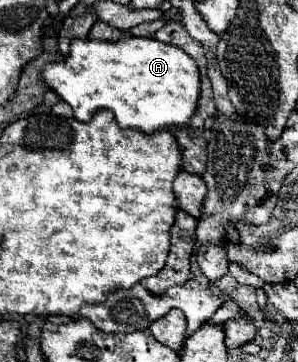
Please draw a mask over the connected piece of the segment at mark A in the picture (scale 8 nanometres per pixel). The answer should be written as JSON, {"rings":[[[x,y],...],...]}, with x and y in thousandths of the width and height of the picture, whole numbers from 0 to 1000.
{"rings":[[[426,102],[399,113],[265,108],[238,113],[238,141],[211,169],[158,180],[138,202],[144,229],[185,251],[238,301],[258,334],[299,334],[326,301],[372,301],[386,334],[413,356],[466,356],[480,367],[540,362],[540,351],[614,351],[654,312],[668,273],[668,191],[614,135],[534,119],[507,102]]]}

